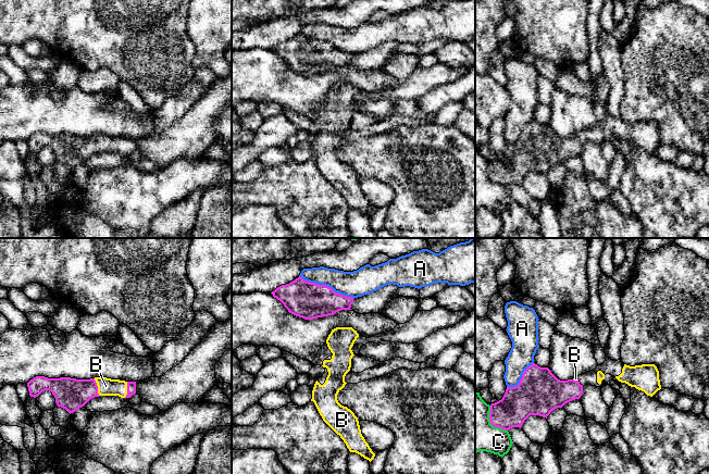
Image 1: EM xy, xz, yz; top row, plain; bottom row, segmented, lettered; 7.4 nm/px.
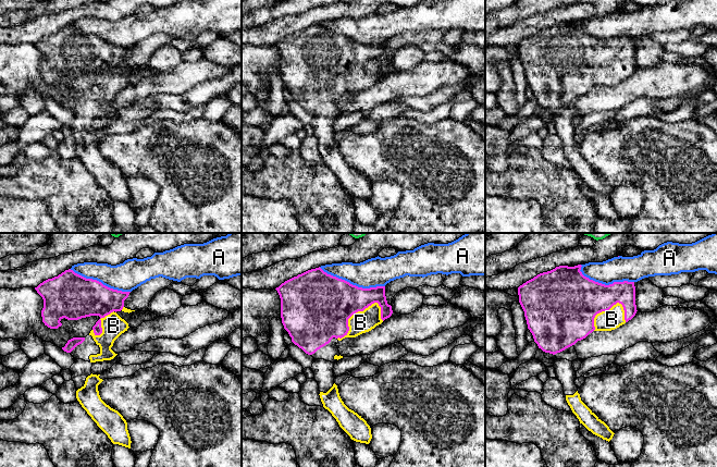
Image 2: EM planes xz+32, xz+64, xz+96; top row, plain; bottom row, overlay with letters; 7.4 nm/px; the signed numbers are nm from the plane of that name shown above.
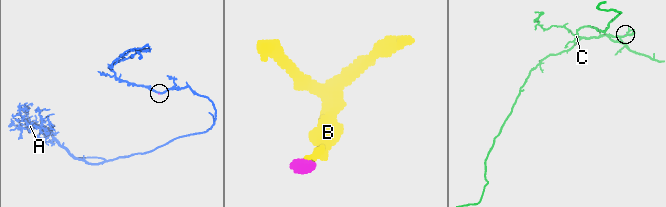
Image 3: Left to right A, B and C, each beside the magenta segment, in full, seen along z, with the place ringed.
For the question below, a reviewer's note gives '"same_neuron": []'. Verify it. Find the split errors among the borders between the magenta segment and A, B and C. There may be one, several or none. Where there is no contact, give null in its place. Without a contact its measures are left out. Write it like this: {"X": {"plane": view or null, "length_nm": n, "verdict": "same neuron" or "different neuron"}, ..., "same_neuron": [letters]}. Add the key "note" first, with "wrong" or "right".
{"note": "wrong", "A": {"plane": "xz", "length_nm": 440, "verdict": "different neuron"}, "B": {"plane": "xy", "length_nm": 130, "verdict": "same neuron"}, "C": {"plane": "yz", "length_nm": 240, "verdict": "different neuron"}, "same_neuron": ["B"]}

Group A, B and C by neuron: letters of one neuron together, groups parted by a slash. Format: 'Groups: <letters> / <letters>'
Groups: A / B / C

